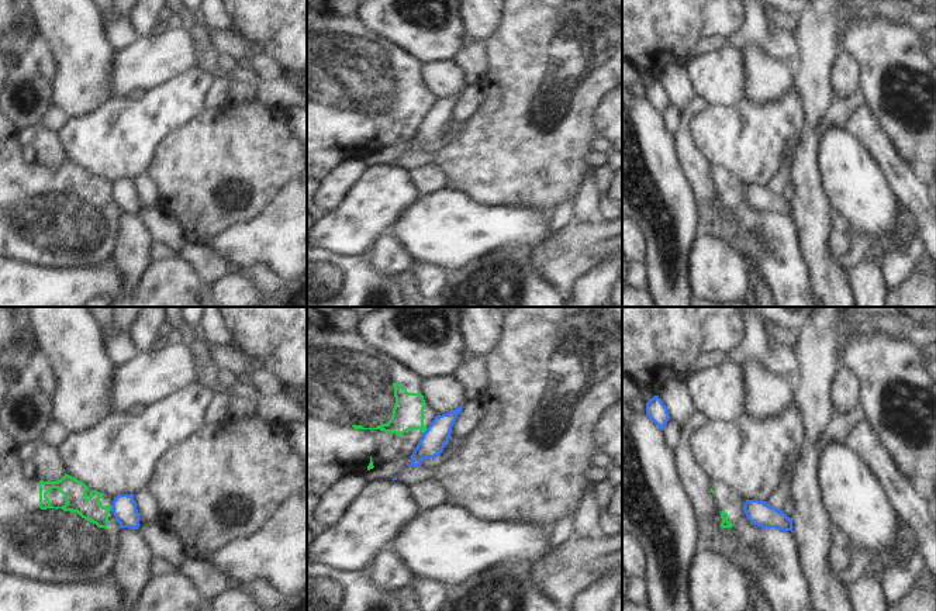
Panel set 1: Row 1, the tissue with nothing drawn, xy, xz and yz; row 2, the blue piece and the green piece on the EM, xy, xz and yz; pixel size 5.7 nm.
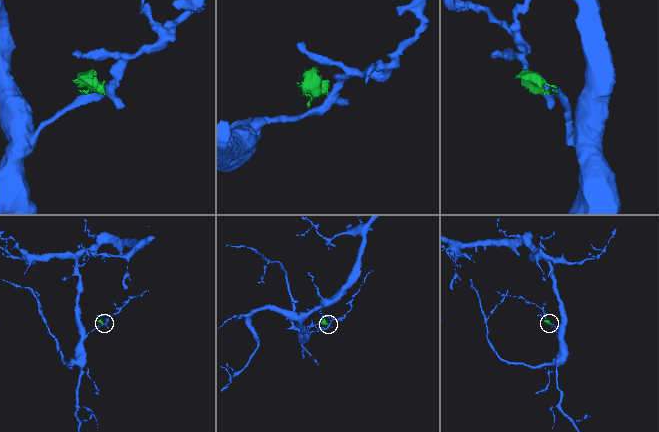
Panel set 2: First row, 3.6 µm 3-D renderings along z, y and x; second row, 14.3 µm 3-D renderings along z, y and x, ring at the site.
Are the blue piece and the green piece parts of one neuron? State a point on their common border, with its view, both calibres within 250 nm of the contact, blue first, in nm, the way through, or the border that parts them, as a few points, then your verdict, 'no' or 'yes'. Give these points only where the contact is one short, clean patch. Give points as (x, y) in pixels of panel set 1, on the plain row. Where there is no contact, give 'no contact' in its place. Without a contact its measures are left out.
contact xz (425, 116); calibres 140 and 180 nm; border xz (427, 113), (422, 118); no

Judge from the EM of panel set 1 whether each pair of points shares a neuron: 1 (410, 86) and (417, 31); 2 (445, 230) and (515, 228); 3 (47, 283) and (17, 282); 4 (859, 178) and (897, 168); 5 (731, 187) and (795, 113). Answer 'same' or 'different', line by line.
1: different
2: same
3: same
4: different
5: different

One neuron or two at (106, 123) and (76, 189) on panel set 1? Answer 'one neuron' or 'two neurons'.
two neurons

